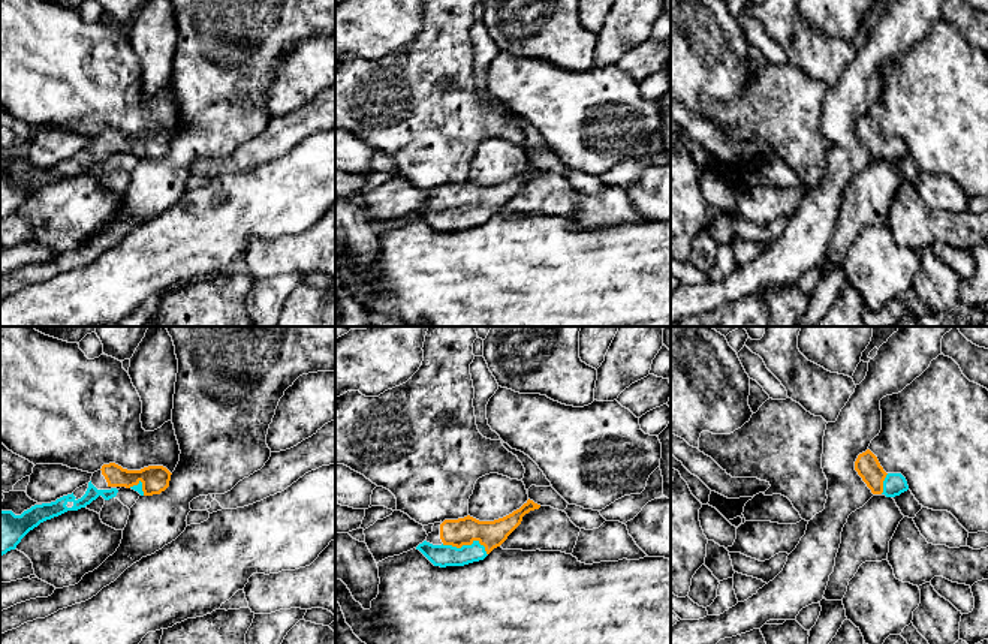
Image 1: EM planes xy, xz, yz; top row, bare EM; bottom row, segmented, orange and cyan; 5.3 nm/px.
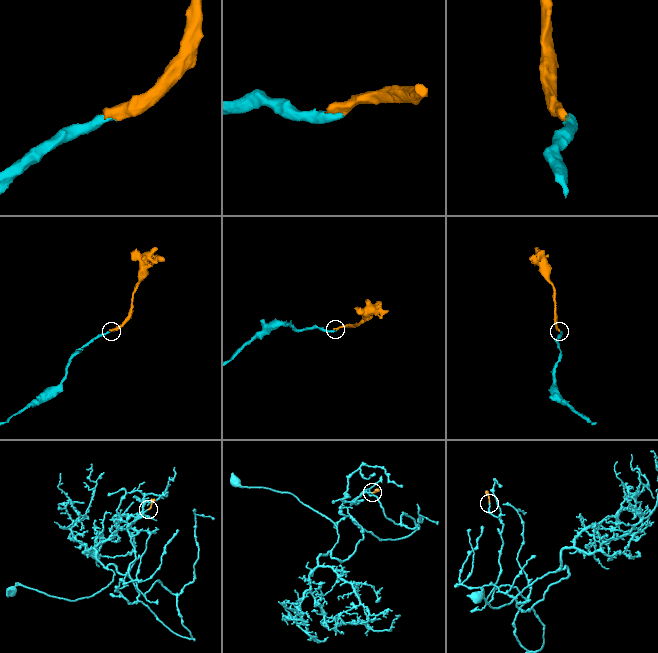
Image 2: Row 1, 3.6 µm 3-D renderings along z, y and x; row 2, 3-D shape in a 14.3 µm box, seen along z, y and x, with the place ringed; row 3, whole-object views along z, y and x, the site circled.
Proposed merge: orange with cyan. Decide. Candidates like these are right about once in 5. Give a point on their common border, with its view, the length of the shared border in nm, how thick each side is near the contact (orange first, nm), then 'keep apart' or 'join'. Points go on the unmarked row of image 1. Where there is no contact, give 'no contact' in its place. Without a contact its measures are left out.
xz (467, 208) | 260 nm | 150/120 nm | join

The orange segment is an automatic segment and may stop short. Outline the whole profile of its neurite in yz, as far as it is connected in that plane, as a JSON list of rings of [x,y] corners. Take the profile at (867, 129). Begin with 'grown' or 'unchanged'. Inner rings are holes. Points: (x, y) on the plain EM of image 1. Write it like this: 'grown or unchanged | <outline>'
grown | [[[870,114],[858,120],[855,135],[873,159],[895,162],[909,154],[906,142],[901,138],[886,138]]]

